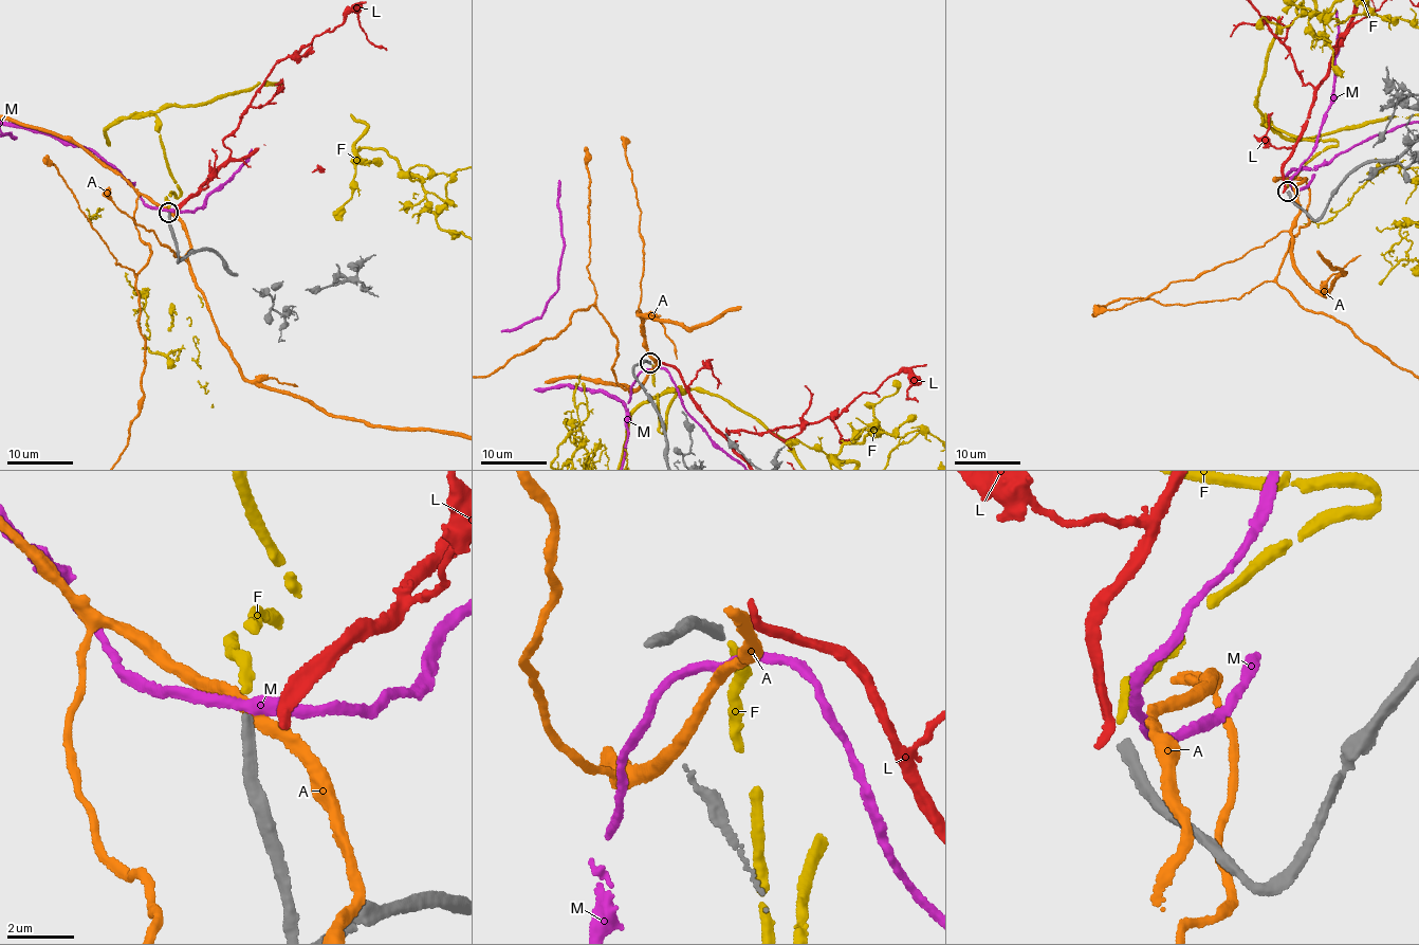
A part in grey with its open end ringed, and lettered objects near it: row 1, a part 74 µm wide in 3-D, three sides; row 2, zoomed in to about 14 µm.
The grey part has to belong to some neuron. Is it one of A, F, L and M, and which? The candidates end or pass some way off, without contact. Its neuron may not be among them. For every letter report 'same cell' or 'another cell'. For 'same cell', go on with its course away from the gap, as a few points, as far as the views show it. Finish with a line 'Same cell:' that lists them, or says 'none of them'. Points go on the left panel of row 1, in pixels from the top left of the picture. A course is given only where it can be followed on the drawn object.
A: another cell
F: same cell
L: another cell
M: another cell
Same cell: F

